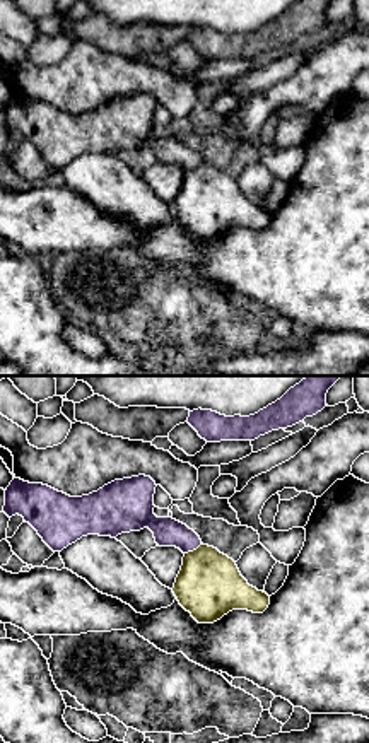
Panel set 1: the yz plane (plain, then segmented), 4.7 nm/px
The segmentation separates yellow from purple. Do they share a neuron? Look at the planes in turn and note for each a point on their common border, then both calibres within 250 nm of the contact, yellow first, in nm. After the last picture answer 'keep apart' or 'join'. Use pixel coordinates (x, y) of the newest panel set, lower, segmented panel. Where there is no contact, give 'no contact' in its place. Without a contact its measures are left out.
contact (193, 550); calibres 300 and 140 nm

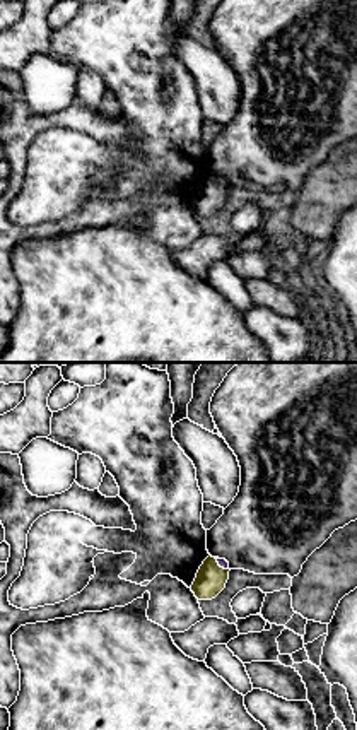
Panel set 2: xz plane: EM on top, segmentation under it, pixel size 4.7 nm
contact (219, 566); calibres 150 and 50 nm

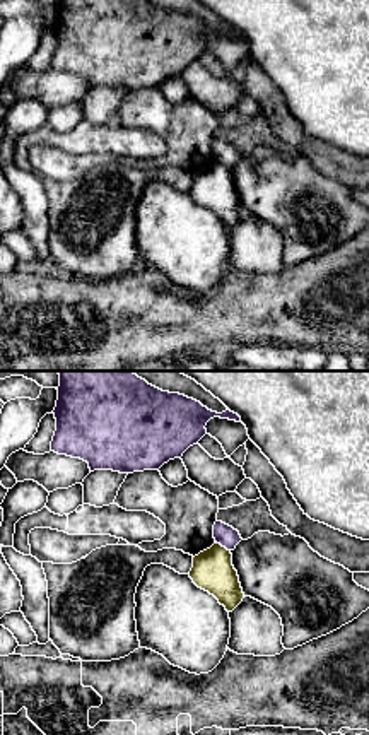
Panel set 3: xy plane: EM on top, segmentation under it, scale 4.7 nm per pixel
contact (221, 546); calibres 190 and 100 nm

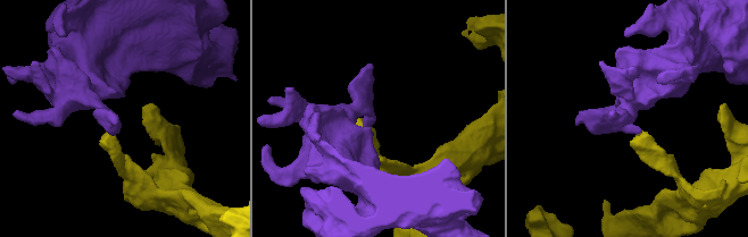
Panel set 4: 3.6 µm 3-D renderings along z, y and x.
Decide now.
keep apart

